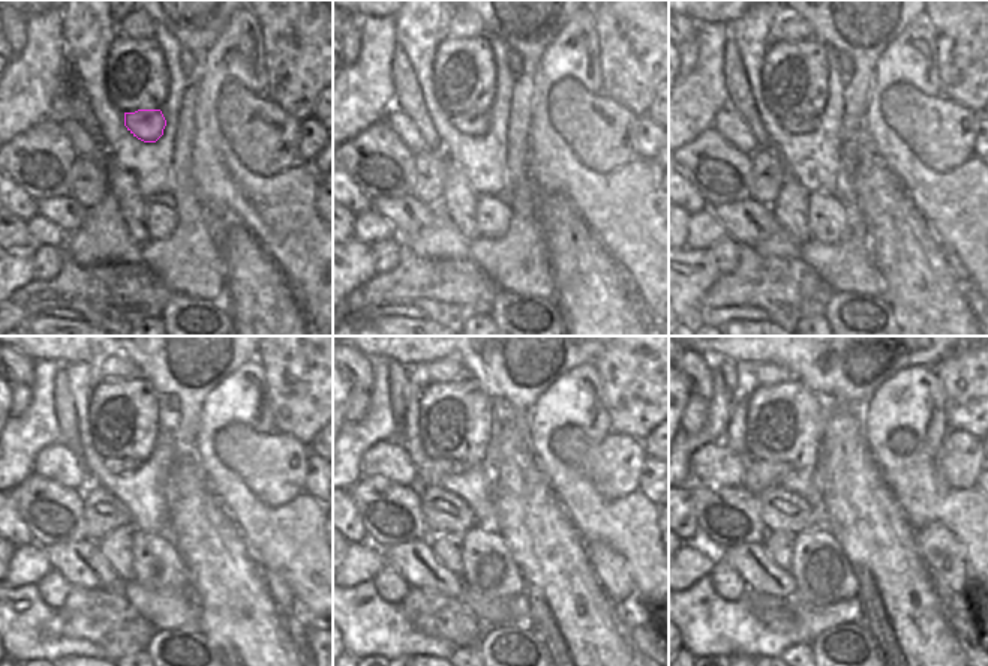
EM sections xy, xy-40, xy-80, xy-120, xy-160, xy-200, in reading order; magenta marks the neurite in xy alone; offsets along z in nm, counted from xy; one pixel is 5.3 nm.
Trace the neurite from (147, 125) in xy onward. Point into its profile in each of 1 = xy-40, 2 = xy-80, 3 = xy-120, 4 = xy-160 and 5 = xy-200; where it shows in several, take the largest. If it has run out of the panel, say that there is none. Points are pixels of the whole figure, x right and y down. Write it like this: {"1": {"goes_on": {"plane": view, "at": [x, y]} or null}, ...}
{"1": {"goes_on": {"plane": "xy-40", "at": [470, 123]}}, "2": {"goes_on": {"plane": "xy-80", "at": [798, 125]}}, "3": {"goes_on": {"plane": "xy-120", "at": [117, 465]}}, "4": {"goes_on": {"plane": "xy-160", "at": [432, 473]}}, "5": {"goes_on": {"plane": "xy-200", "at": [759, 476]}}}

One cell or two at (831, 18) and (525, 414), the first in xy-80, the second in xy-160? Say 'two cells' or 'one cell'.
one cell

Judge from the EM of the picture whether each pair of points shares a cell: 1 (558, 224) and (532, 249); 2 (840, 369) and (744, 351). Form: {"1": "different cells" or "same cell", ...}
{"1": "different cells", "2": "same cell"}

